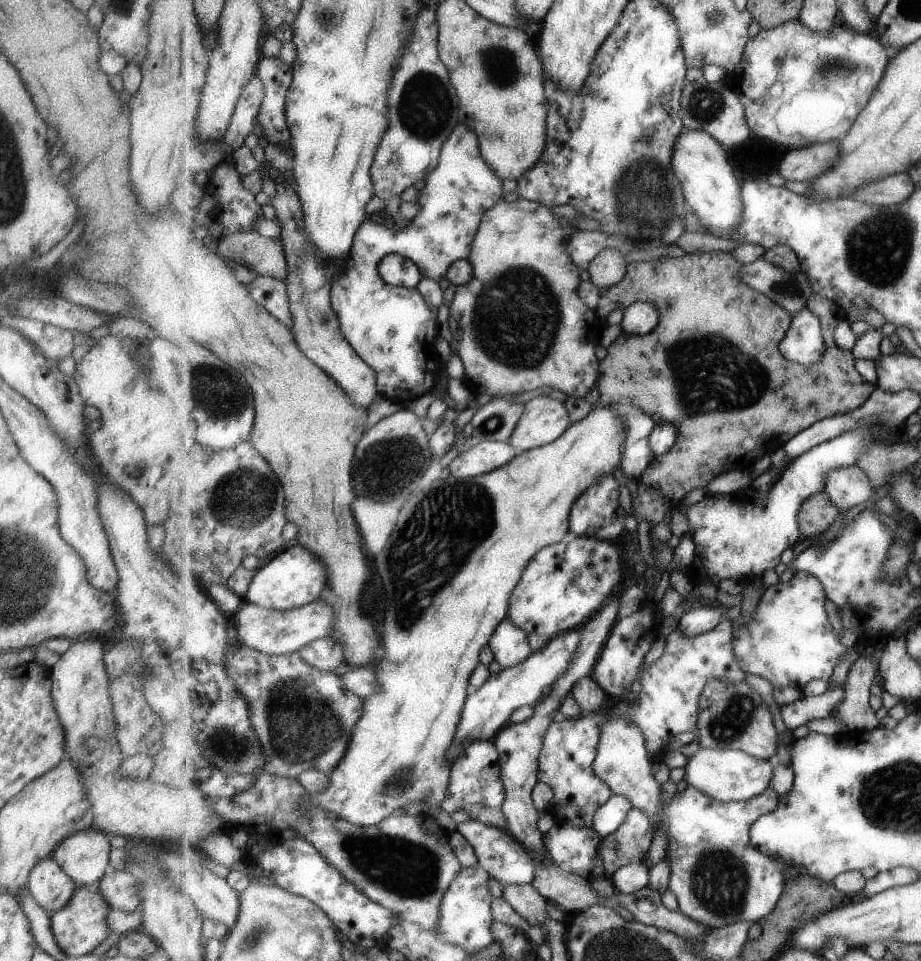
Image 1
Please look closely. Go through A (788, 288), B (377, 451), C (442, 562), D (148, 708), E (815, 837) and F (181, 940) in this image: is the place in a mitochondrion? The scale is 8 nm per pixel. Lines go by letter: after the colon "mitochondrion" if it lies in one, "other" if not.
A: mitochondrion
B: mitochondrion
C: mitochondrion
D: other
E: other
F: other

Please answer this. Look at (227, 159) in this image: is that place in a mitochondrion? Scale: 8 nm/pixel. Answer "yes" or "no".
no

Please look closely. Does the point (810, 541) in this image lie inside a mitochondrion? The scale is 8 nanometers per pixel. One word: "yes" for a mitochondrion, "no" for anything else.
no

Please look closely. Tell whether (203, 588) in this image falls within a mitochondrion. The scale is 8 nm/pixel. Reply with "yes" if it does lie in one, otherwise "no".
no

